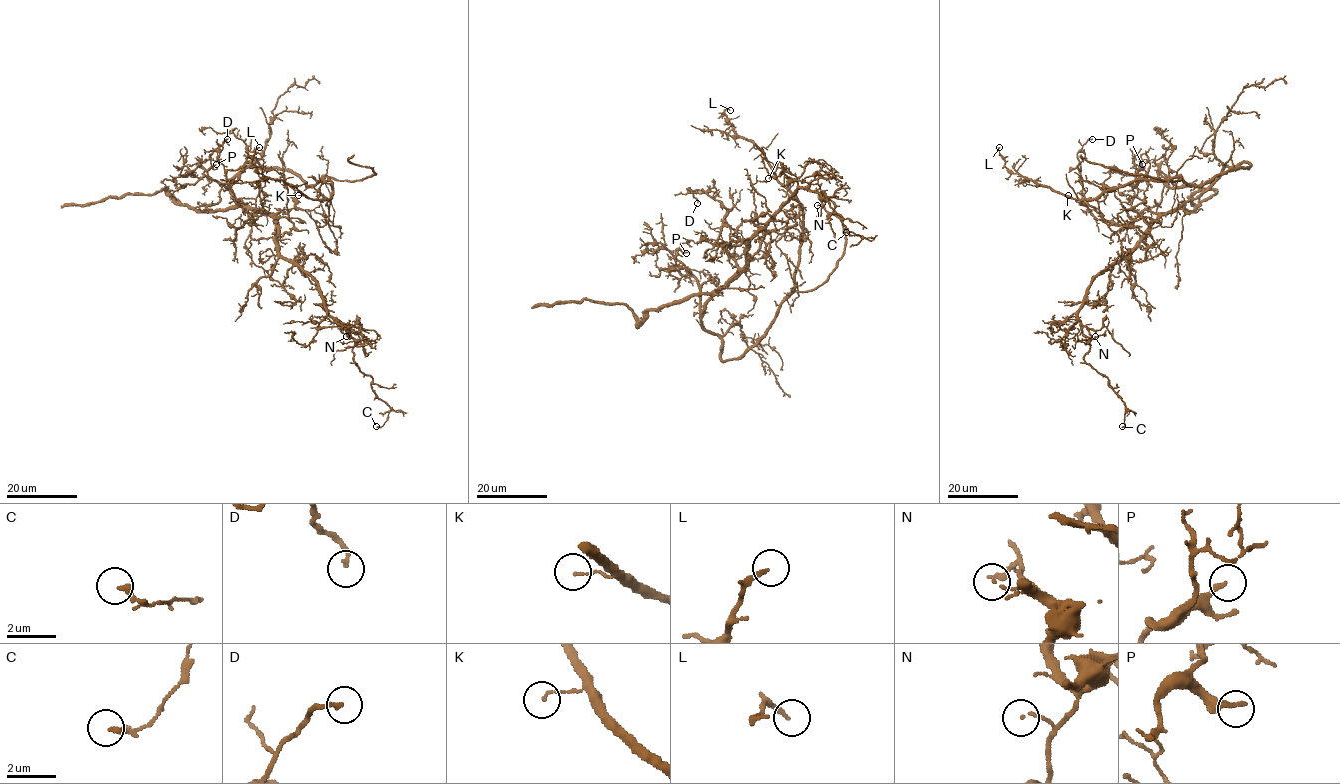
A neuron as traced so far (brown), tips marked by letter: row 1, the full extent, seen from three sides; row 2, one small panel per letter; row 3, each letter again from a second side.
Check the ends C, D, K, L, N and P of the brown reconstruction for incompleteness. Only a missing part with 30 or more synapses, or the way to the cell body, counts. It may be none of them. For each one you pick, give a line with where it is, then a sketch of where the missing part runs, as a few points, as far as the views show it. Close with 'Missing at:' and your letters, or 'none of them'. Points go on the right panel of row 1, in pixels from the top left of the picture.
Missing at: none of them

